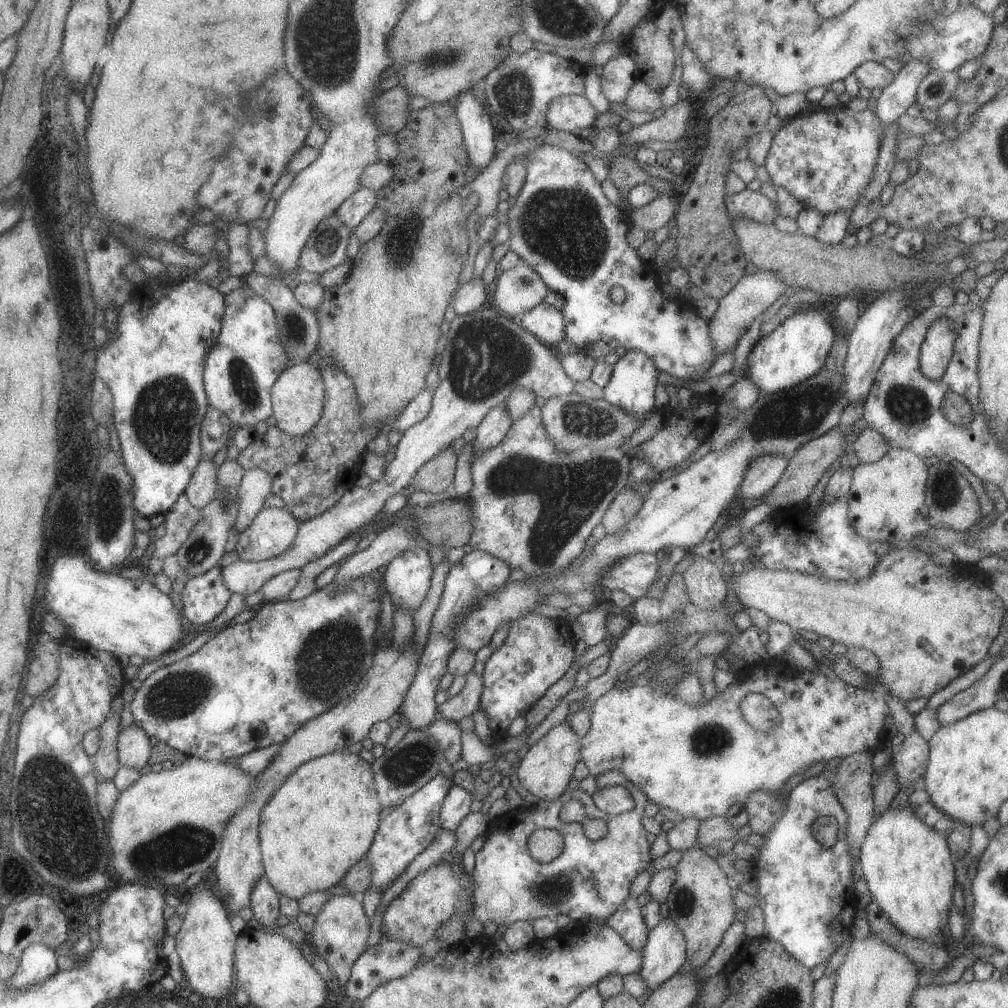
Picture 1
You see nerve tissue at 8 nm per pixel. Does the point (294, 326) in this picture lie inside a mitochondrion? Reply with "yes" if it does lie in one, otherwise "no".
yes

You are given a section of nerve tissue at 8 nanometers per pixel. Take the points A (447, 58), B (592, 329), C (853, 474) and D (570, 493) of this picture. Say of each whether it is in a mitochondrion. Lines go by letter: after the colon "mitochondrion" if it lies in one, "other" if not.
A: mitochondrion
B: other
C: other
D: mitochondrion

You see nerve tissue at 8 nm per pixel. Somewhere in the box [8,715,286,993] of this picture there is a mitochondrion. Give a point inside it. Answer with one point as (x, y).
(49, 802)

